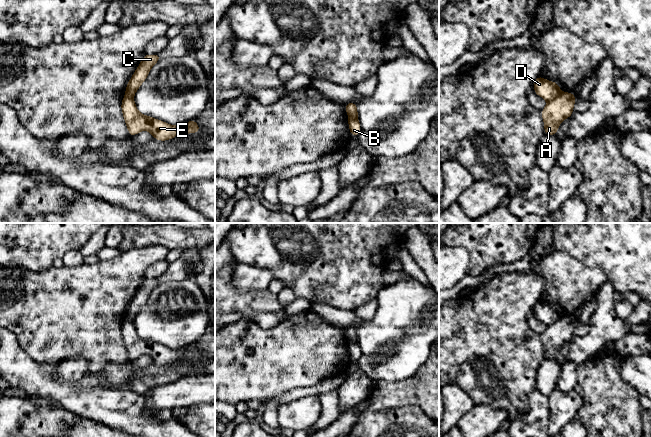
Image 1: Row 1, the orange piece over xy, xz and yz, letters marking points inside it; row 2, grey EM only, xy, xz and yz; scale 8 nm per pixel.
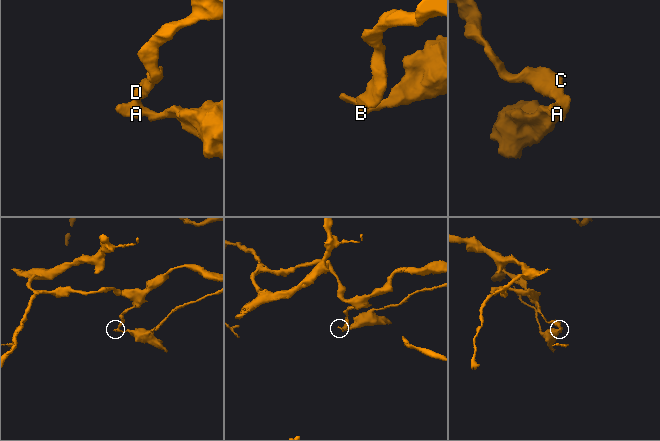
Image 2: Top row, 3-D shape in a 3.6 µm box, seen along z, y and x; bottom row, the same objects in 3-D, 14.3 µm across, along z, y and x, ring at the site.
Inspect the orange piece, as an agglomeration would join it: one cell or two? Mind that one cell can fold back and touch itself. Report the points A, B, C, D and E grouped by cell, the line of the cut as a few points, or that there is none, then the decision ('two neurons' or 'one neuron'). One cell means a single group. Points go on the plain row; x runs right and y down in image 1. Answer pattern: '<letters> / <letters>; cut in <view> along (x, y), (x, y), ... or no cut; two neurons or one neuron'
A B E / C D; cut in yz along (561, 316), (548, 325); two neurons

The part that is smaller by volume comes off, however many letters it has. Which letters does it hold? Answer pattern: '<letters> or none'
A, B, E

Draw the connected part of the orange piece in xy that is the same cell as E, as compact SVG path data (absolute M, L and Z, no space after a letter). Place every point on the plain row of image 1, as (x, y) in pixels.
M124 320L122 323L121 334L130 361L147 354L154 363L168 365L182 357L192 358L201 355L198 347L194 344L174 350L151 340L141 338L137 334L134 323L128 320Z

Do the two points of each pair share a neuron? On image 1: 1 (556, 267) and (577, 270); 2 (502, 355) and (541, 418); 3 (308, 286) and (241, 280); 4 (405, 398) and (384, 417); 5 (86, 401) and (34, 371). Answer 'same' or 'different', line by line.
1: same
2: different
3: different
4: different
5: same

